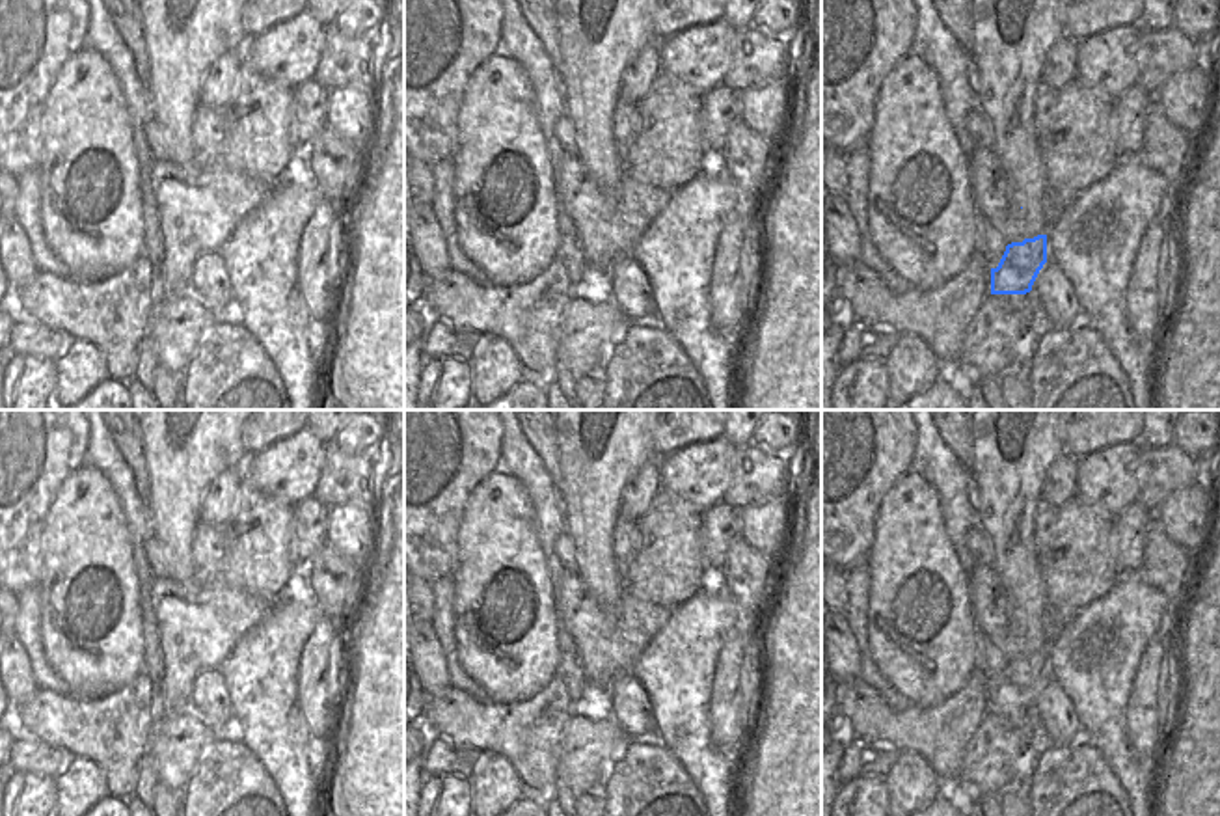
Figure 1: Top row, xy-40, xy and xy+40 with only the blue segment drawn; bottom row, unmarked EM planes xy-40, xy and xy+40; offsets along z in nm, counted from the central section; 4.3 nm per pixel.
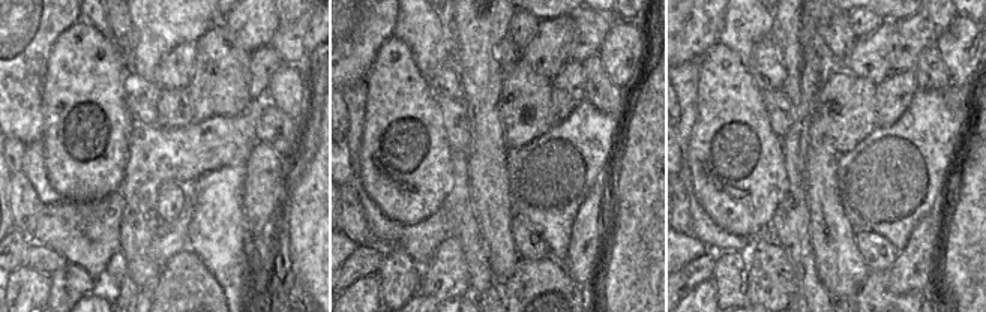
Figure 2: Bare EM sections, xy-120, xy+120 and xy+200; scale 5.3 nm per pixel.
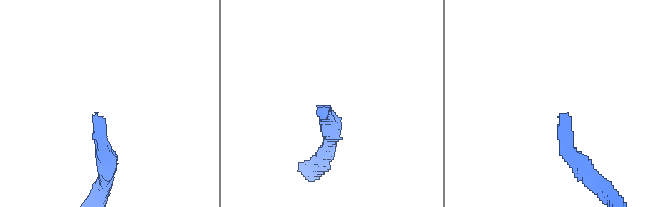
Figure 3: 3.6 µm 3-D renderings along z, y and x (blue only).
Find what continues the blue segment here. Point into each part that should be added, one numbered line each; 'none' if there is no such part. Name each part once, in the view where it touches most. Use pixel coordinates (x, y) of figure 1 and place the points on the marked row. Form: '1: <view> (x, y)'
1: xy+40 (1010, 38)

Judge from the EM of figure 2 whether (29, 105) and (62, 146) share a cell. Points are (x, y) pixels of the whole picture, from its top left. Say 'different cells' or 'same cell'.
different cells

